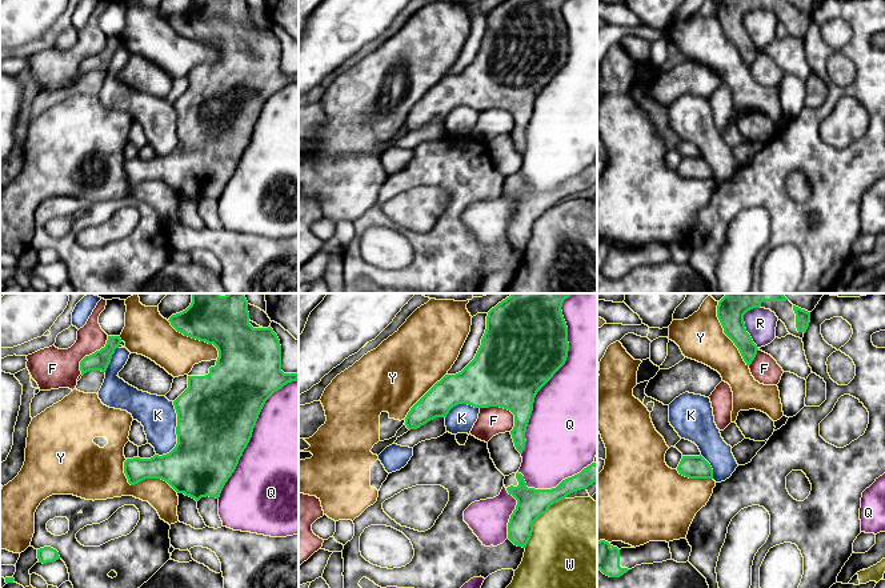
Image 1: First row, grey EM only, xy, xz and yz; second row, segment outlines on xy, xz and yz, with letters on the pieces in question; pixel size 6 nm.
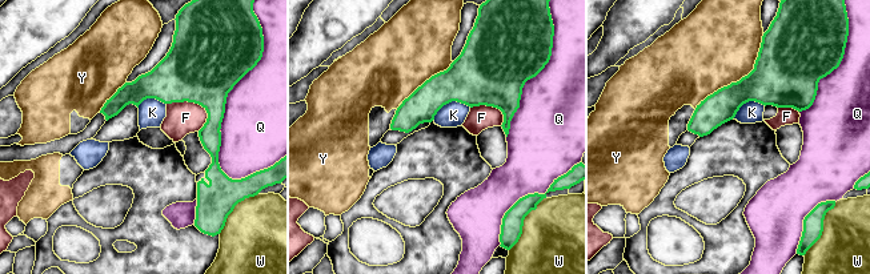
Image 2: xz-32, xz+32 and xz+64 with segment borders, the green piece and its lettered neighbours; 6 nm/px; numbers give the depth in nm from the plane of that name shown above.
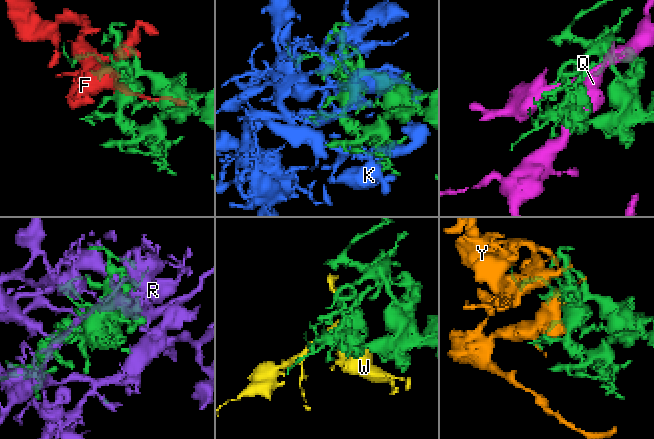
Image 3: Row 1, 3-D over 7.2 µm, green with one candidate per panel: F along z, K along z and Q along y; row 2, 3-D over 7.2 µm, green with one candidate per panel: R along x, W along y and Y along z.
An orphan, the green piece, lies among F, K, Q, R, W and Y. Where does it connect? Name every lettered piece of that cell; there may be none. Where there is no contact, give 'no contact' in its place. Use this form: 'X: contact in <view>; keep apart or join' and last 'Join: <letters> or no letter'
F: contact in xz; keep apart
K: contact in xy; join
Q: contact in xz; keep apart
R: contact in yz; keep apart
W: contact in xz; keep apart
Y: contact in xy; keep apart
Join: K

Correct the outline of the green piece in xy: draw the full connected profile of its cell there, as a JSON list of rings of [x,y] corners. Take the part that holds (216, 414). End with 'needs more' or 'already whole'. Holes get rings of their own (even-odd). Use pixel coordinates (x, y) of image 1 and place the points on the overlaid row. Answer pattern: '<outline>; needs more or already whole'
[[[192,293],[191,305],[168,320],[171,325],[184,336],[213,344],[219,357],[211,361],[195,364],[188,373],[188,388],[173,401],[177,413],[177,444],[167,455],[155,455],[151,459],[127,459],[124,473],[131,485],[145,479],[161,479],[177,493],[184,493],[199,501],[201,497],[220,497],[220,493],[235,472],[244,449],[247,448],[259,415],[265,401],[284,385],[299,380],[297,373],[281,371],[281,345],[271,327],[253,328],[249,324],[248,301],[244,293]]]; needs more

